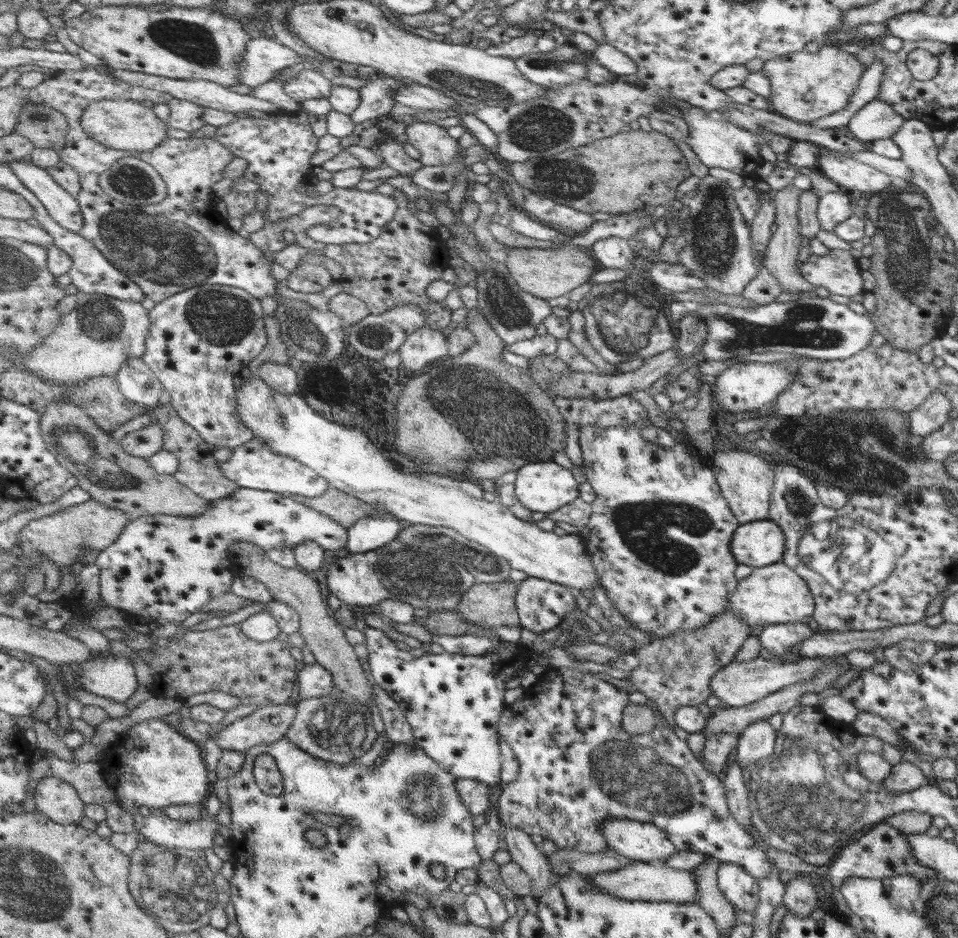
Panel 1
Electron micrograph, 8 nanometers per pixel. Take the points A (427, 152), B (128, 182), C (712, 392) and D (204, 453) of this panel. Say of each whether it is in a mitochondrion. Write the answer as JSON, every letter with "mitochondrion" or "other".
{"A":"other","B":"mitochondrion","C":"other","D":"other"}

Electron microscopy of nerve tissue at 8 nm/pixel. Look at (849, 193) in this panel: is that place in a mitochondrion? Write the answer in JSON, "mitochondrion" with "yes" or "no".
{"mitochondrion":"no"}

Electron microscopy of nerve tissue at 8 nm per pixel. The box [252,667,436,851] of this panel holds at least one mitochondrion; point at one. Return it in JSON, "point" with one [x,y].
{"point":[325,725]}

